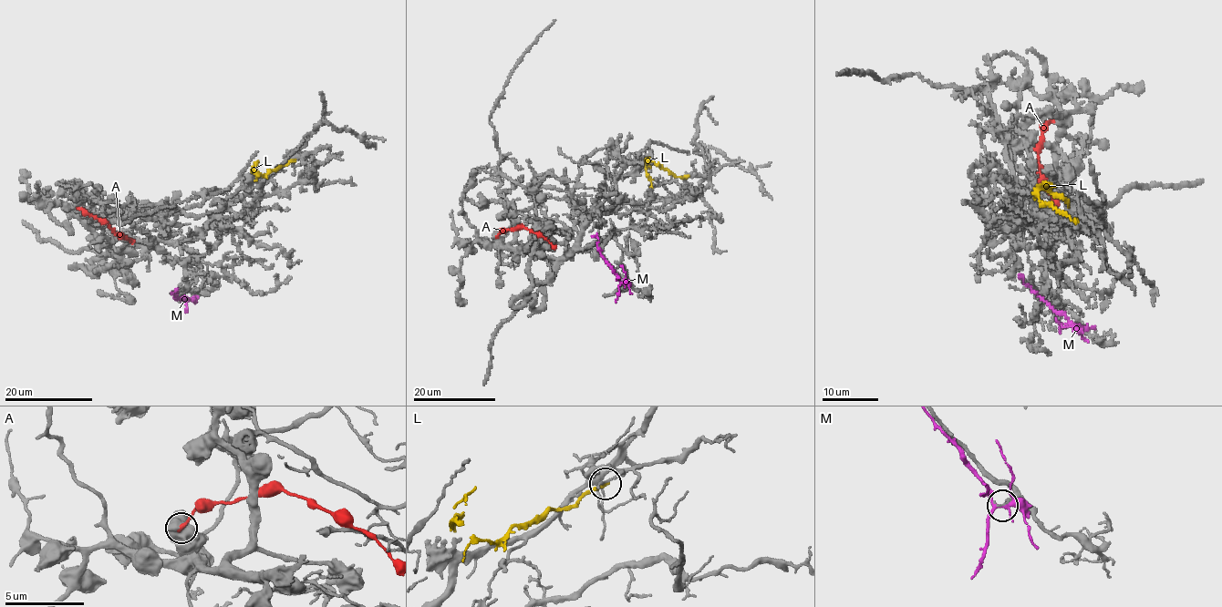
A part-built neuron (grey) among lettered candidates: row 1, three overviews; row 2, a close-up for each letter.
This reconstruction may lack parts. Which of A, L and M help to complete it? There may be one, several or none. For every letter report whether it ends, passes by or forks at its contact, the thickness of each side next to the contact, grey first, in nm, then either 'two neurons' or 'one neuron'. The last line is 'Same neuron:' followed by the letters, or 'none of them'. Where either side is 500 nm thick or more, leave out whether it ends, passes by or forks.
A: 850/280 nm | two neurons
L: it ends | 170/200 nm | two neurons
M: it forks | 150/240 nm | two neurons
Same neuron: none of them

